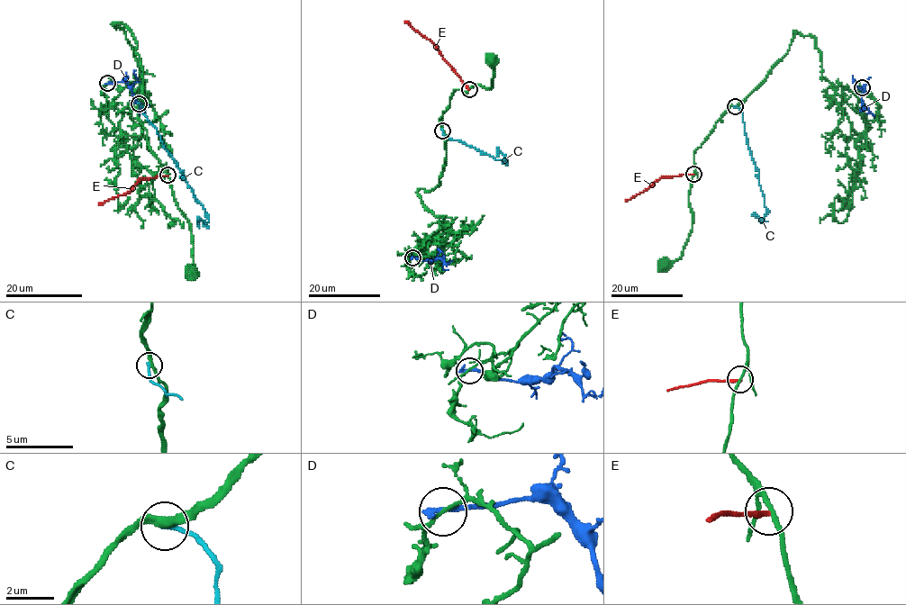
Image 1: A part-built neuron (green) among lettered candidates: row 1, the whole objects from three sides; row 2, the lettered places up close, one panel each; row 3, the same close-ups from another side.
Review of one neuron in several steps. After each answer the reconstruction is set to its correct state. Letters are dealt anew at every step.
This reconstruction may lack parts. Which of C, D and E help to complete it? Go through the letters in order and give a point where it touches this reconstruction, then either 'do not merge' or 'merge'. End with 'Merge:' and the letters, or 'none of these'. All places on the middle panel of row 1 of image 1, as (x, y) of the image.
C: meets green at (442, 130); do not merge
D: meets green at (412, 257); do not merge
E: meets green at (469, 89); do not merge
Merge: none of these

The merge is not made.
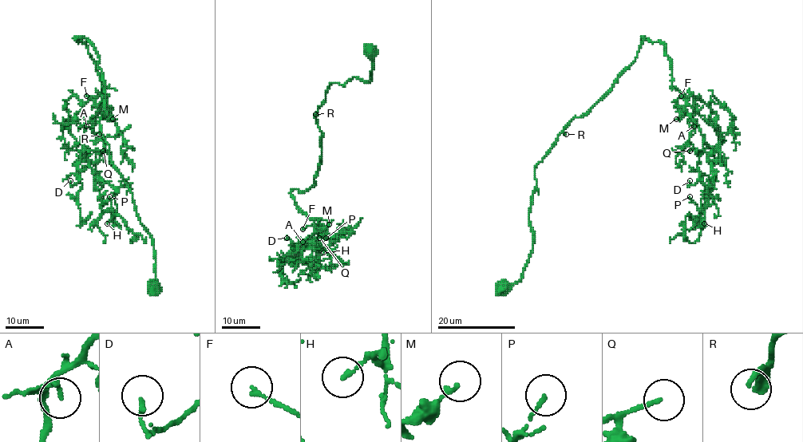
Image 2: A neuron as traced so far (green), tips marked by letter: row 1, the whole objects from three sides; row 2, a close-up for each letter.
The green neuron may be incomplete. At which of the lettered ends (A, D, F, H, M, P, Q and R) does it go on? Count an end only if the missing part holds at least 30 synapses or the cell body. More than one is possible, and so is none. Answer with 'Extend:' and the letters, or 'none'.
Extend: Q, R

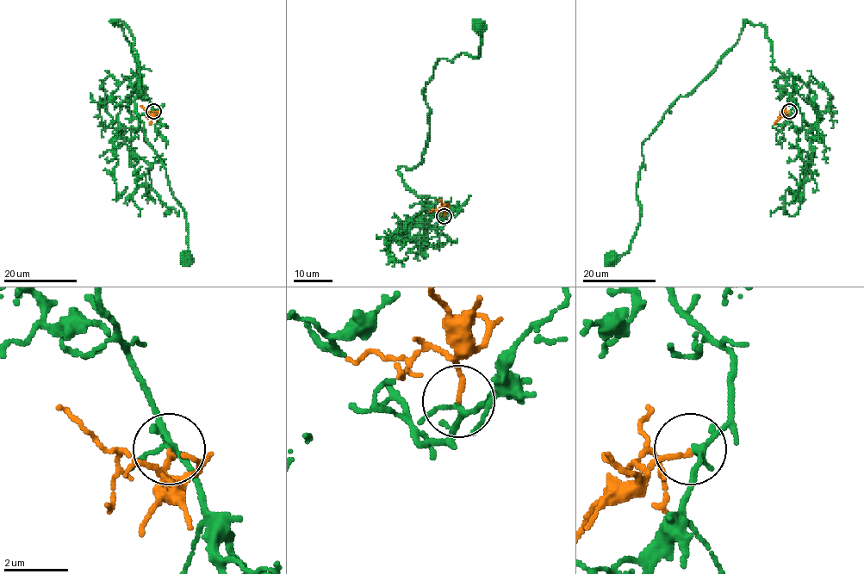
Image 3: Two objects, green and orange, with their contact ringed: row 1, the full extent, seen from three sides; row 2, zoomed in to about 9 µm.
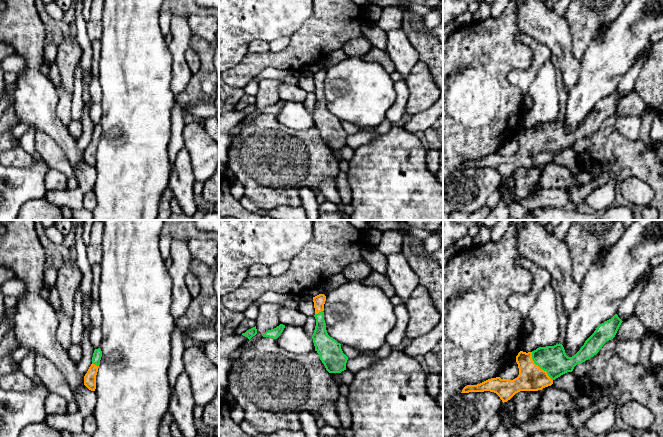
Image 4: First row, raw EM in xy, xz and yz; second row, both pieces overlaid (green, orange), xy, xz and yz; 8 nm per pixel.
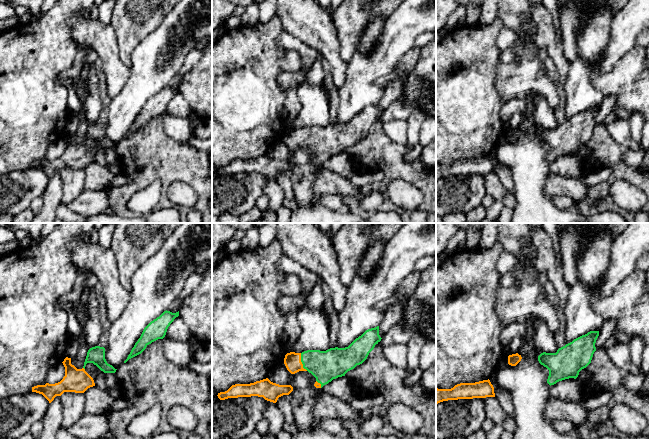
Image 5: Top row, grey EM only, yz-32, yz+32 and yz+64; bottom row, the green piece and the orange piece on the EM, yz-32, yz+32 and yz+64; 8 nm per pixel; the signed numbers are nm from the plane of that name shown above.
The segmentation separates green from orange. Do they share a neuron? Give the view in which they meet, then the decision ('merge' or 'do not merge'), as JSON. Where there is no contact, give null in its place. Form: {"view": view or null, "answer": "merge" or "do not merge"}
{"view": "yz", "answer": "merge"}

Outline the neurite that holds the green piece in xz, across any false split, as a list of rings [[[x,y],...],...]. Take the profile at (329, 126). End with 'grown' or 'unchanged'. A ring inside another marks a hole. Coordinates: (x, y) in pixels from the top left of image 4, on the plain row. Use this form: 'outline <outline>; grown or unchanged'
outline [[[319,70],[313,73],[316,102],[312,111],[315,127],[329,149],[341,149],[346,146],[348,133],[343,129],[341,120],[330,113],[324,96],[326,72]]]; grown

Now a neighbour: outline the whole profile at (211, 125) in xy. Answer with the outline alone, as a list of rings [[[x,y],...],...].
[[[216,117],[208,118],[203,121],[208,135],[215,140],[219,146],[219,120]]]

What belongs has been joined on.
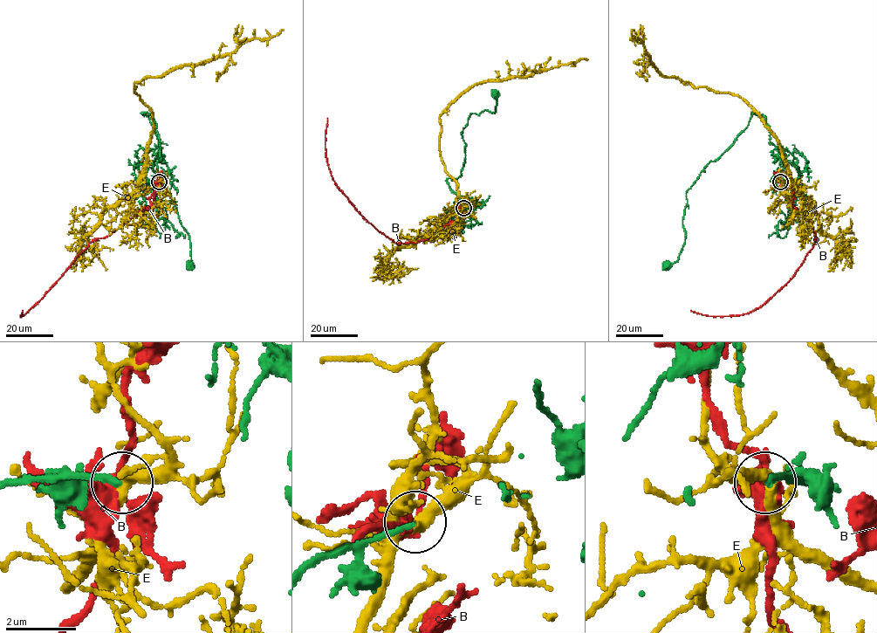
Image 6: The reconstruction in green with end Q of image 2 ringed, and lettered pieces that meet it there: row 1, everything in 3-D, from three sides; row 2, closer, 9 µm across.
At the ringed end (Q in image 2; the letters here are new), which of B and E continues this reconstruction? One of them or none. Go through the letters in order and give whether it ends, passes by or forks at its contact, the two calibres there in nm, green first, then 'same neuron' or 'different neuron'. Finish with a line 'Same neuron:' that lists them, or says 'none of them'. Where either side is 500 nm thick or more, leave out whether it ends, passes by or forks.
B: it forks; calibres 190 and 400 nm; different neuron
E: it passes by; calibres 160 and 360 nm; different neuron
Same neuron: none of them

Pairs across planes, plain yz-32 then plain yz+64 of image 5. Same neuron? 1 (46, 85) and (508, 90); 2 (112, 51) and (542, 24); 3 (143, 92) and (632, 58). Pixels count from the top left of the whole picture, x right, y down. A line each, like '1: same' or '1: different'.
1: different
2: same
3: different

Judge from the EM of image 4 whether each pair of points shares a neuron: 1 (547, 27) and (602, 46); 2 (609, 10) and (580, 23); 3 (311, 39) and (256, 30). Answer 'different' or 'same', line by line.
1: different
2: same
3: different

